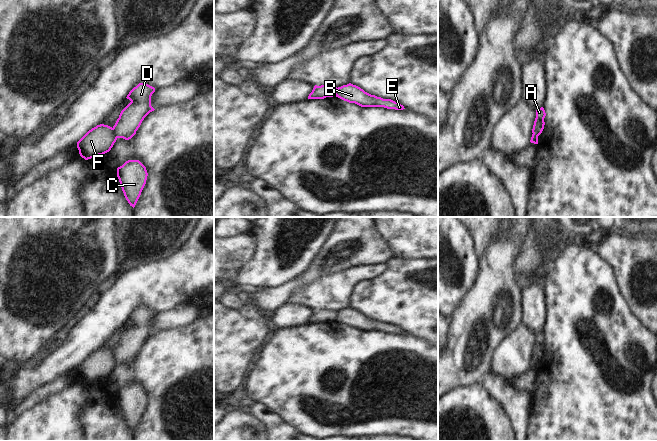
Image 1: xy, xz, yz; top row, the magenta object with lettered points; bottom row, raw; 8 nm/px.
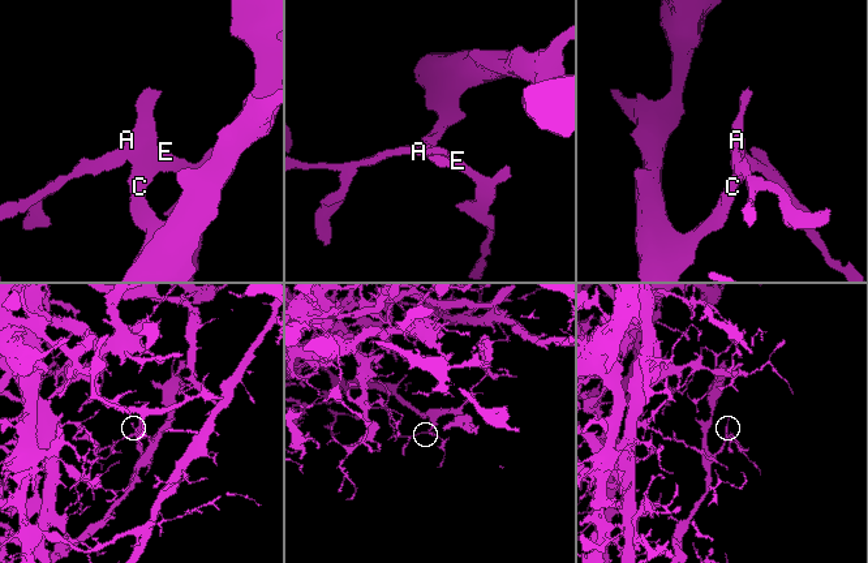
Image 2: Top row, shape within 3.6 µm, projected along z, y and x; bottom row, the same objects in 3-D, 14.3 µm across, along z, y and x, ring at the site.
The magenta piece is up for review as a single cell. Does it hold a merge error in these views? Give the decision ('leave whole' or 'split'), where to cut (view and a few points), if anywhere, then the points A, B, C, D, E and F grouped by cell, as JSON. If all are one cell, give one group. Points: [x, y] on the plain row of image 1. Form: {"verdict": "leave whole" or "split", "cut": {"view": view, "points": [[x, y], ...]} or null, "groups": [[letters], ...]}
{"verdict": "split", "cut": {"view": "xy", "points": [[112, 352], [117, 361]]}, "groups": [["A", "B", "C", "D", "E"], ["F"]]}

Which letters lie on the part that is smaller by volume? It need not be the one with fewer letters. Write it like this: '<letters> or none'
F

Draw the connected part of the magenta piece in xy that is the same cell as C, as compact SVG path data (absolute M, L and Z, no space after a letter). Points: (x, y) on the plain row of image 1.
M128 384L117 392L124 420L130 430L135 431L147 404L146 391L139 384Z

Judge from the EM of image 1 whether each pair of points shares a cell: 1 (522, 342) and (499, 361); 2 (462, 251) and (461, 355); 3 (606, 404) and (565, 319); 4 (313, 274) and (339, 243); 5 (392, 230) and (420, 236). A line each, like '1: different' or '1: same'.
1: same
2: different
3: same
4: same
5: same

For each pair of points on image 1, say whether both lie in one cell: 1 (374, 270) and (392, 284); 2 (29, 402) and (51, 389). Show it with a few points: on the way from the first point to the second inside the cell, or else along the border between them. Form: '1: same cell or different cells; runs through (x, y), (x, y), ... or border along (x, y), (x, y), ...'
1: different cells; border along (386, 263), (386, 268), (381, 273), (357, 283)
2: same cell; runs through (34, 397), (46, 391)

